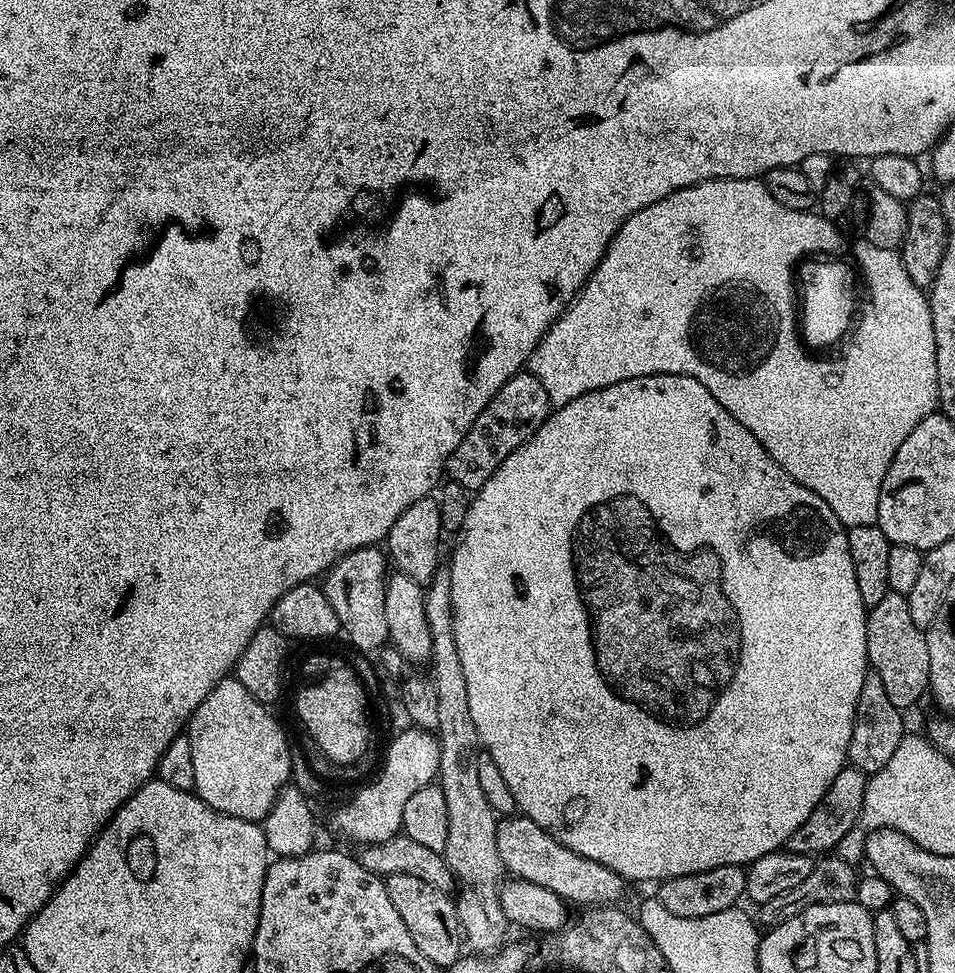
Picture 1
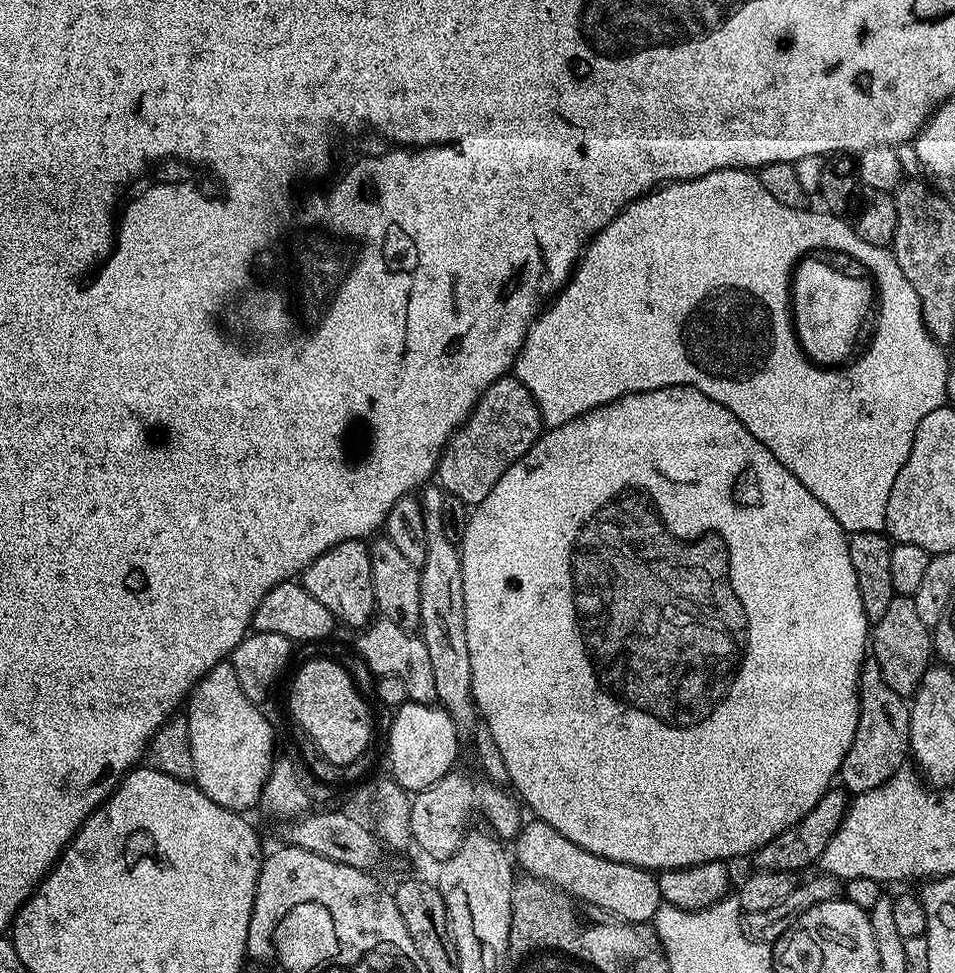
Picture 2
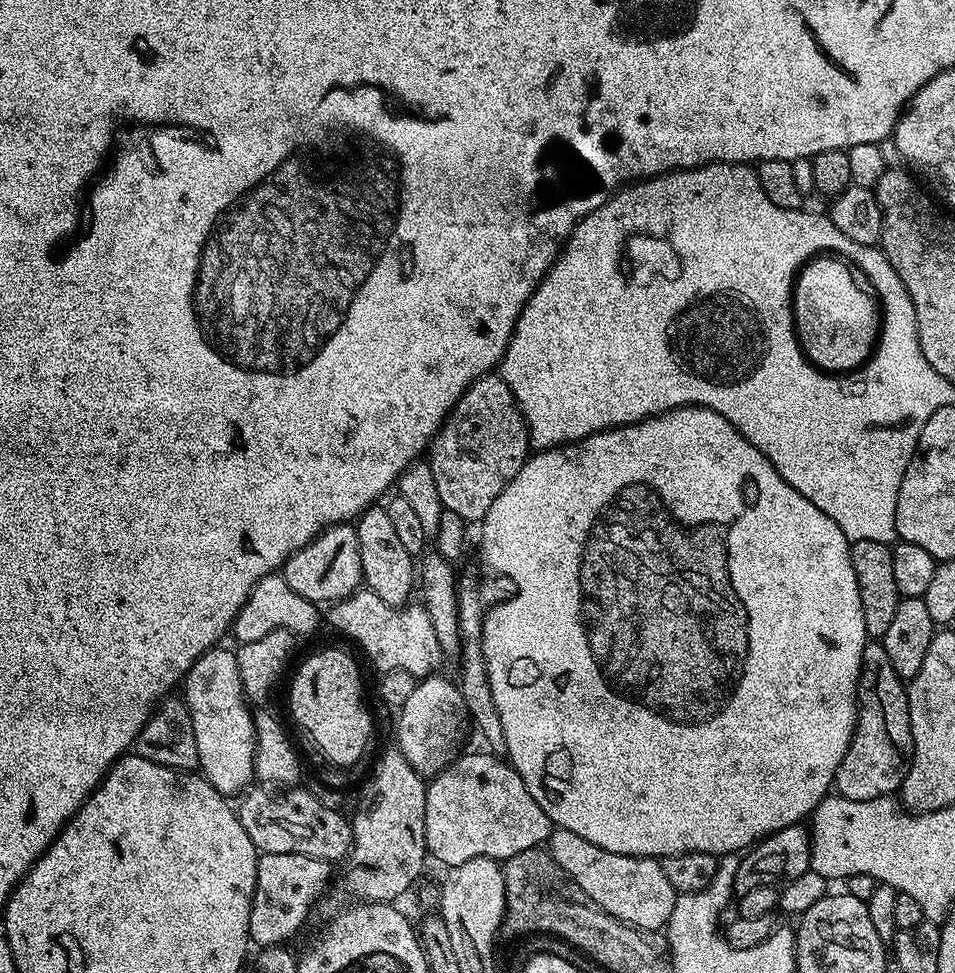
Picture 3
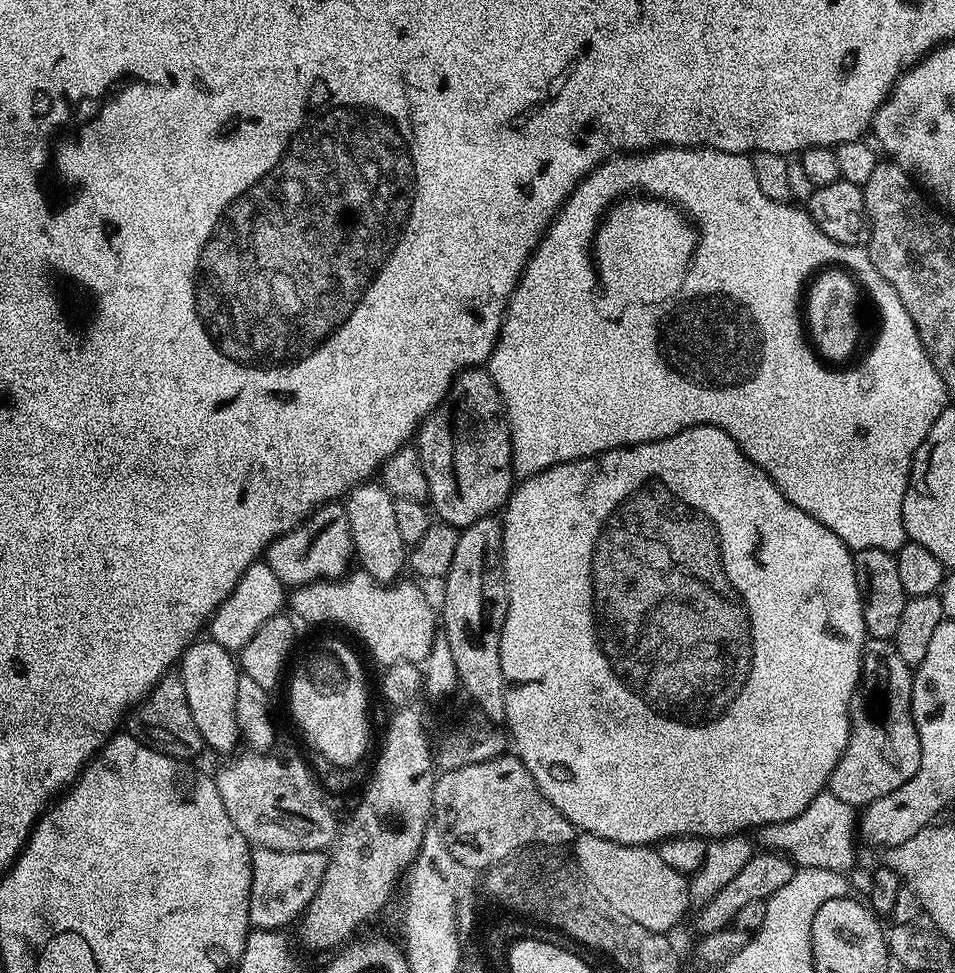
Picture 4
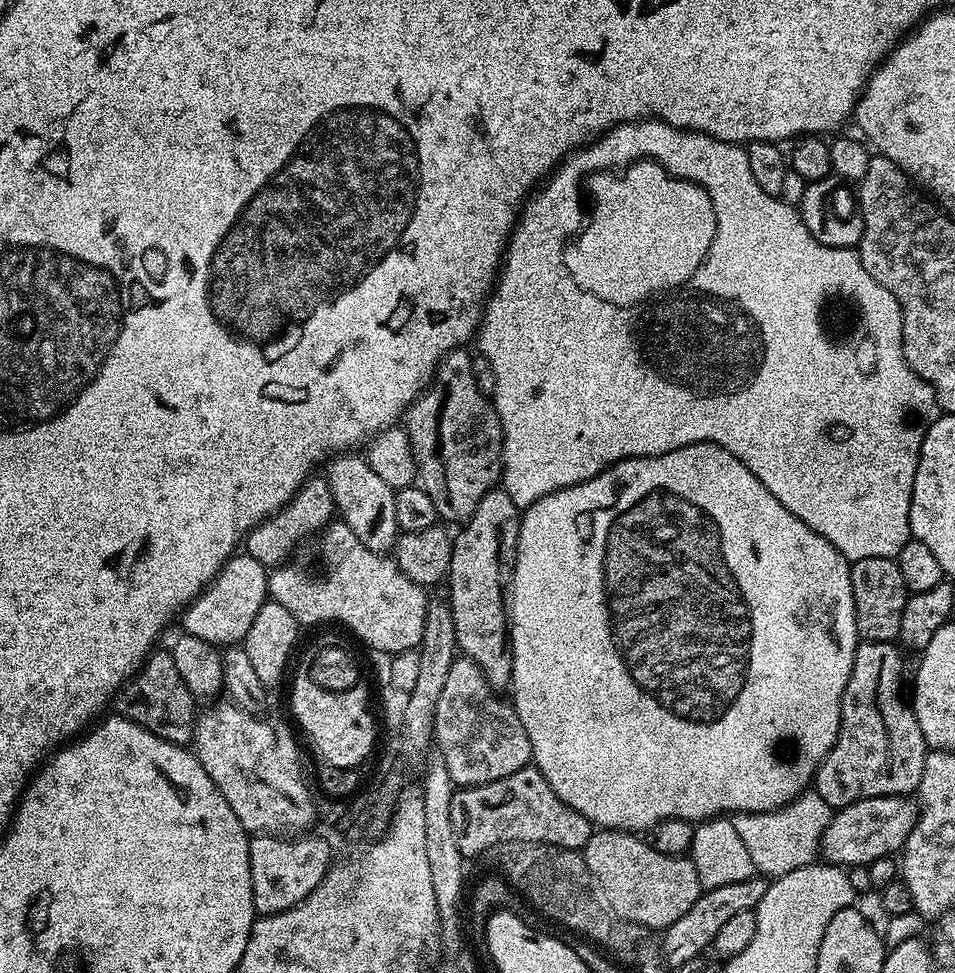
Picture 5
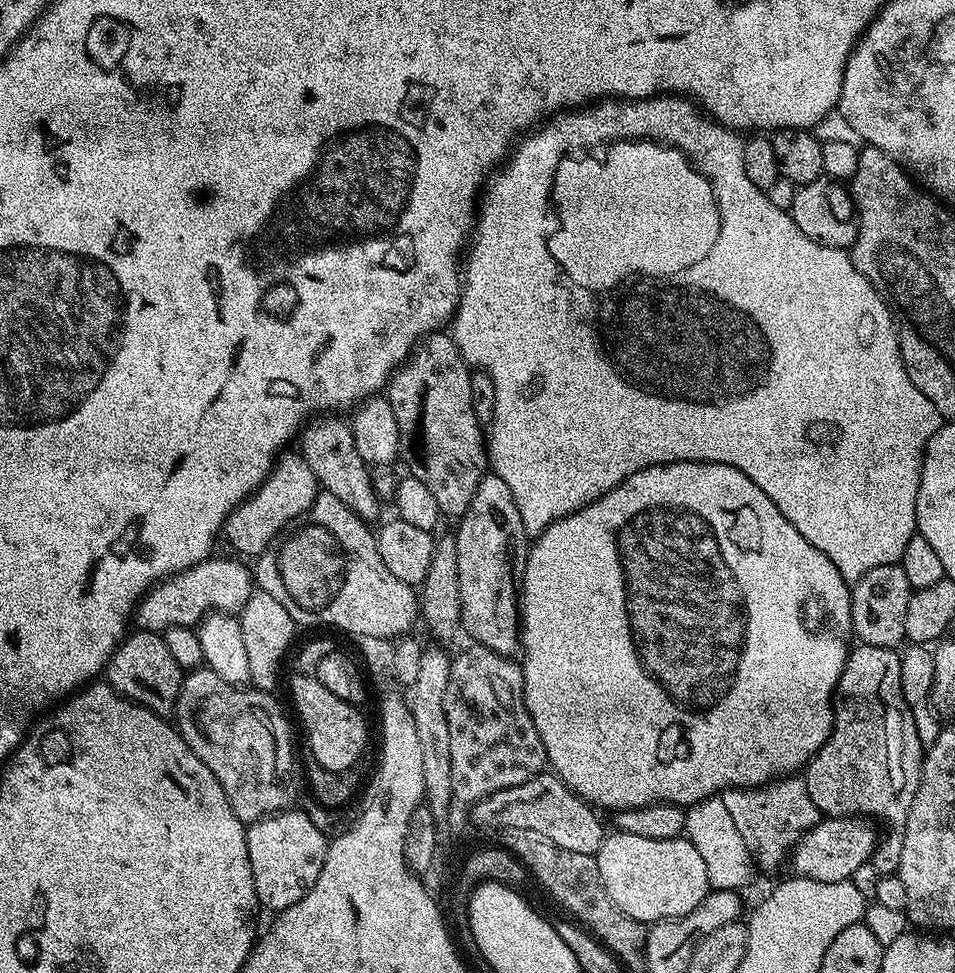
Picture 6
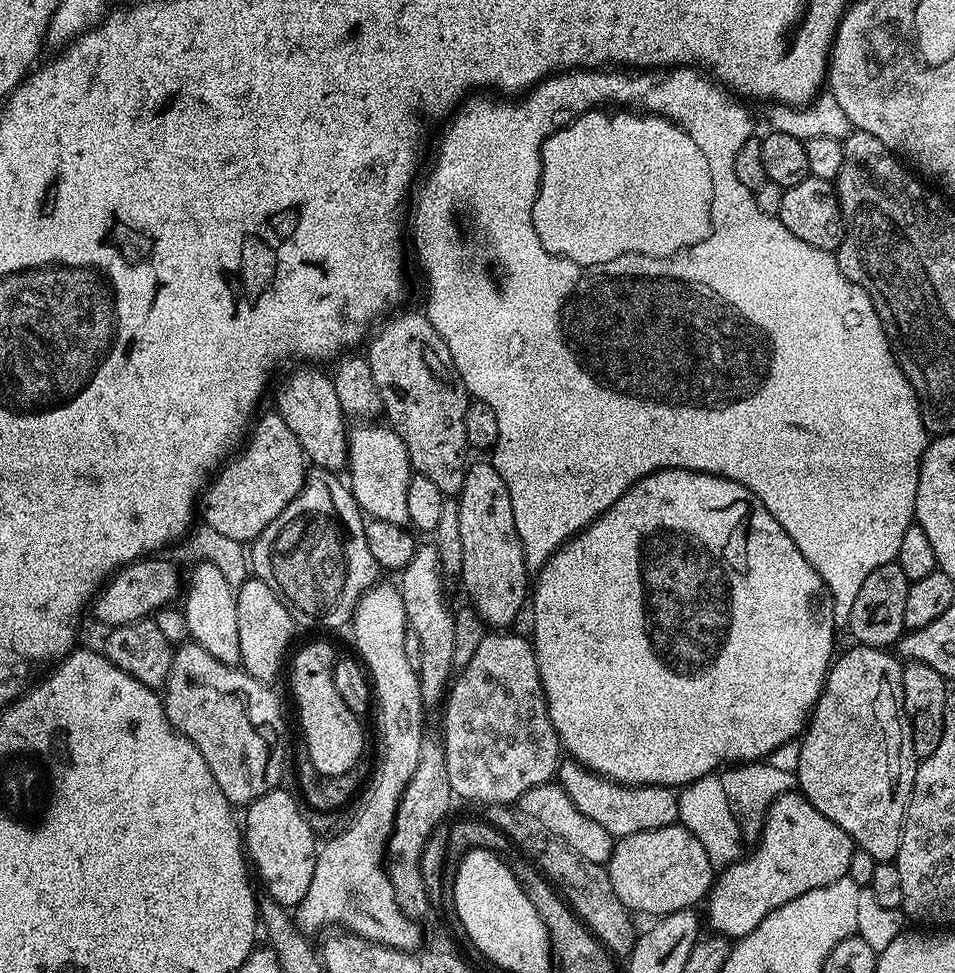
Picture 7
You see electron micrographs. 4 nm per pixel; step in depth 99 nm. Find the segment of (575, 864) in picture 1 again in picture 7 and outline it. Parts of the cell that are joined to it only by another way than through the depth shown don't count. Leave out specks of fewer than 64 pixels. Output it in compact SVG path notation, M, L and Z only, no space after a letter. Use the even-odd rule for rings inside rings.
M679 822L658 830L642 830L638 834L619 837L606 867L610 882L614 886L614 894L618 894L629 913L645 912L651 918L669 916L683 908L696 908L699 900L701 903L712 891L714 883L714 869L710 858L706 858L705 847Z

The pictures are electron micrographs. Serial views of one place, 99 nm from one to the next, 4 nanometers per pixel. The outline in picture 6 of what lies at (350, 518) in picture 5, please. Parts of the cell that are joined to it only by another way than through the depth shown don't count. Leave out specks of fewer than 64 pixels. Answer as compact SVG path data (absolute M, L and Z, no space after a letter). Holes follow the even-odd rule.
M320 414L309 419L299 433L298 451L310 470L314 470L323 491L334 494L334 498L339 498L341 502L346 502L346 506L350 506L350 510L354 510L354 514L361 516L365 522L372 522L380 512L380 500L376 497L375 486L372 485L373 473L362 454L358 454L358 446L354 446L351 427L340 420L343 419L336 414Z

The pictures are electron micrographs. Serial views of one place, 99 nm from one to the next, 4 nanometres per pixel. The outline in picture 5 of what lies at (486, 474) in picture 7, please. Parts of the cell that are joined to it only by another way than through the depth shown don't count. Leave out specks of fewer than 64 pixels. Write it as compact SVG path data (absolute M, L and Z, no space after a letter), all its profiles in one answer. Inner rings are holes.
M503 490L486 493L474 514L463 521L460 533L455 533L452 542L450 570L446 577L449 592L446 601L452 608L456 647L463 655L469 656L482 670L489 686L504 690L512 683L512 654L510 651L510 625L506 611L506 585L510 580L510 565L514 559L516 539L520 533L521 509Z

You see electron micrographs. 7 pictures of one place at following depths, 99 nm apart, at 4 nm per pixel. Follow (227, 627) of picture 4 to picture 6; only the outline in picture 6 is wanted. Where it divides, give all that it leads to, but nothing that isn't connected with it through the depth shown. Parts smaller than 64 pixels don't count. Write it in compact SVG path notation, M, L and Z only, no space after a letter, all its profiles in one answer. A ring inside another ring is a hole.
M218 556L206 559L185 572L165 576L163 580L153 584L136 606L135 627L141 632L163 634L166 629L174 626L196 628L212 612L239 613L254 591L253 569L249 565L247 568L243 559L227 560L224 556Z

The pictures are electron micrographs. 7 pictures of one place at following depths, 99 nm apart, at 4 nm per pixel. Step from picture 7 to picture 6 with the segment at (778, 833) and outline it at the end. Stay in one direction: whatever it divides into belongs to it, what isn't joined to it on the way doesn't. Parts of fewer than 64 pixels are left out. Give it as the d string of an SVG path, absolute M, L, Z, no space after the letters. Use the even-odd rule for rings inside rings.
M833 816L821 819L820 823L804 833L791 849L791 871L796 876L817 879L820 882L851 881L854 870L869 863L872 851L878 846L875 827L877 828L877 825L871 819L862 816Z

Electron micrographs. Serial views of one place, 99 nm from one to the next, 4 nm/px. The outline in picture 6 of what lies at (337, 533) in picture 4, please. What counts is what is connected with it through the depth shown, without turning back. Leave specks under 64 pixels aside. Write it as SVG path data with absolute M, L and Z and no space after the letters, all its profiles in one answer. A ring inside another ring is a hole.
M285 451L272 465L272 473L260 483L259 488L246 497L224 521L222 532L225 537L228 535L228 540L236 551L233 553L244 558L261 556L267 548L273 547L274 541L289 525L299 521L310 510L319 491L321 487L314 470L310 470L299 451Z

